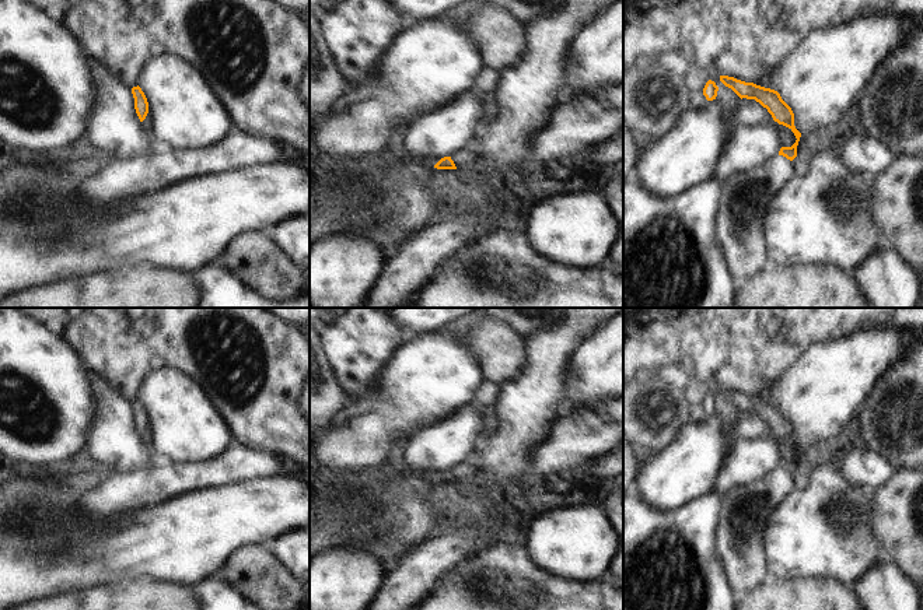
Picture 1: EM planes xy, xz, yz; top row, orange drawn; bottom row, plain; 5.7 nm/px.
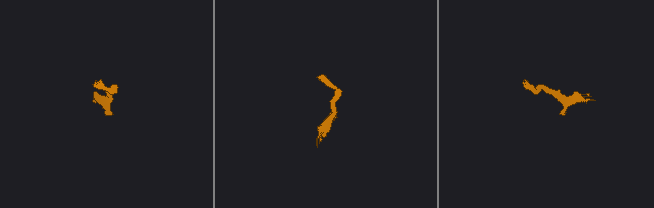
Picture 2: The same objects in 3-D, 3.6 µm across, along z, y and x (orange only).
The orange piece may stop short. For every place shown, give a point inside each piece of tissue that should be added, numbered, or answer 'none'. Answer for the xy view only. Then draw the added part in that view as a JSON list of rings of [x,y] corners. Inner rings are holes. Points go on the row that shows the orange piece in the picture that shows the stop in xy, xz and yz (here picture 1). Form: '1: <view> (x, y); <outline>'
none

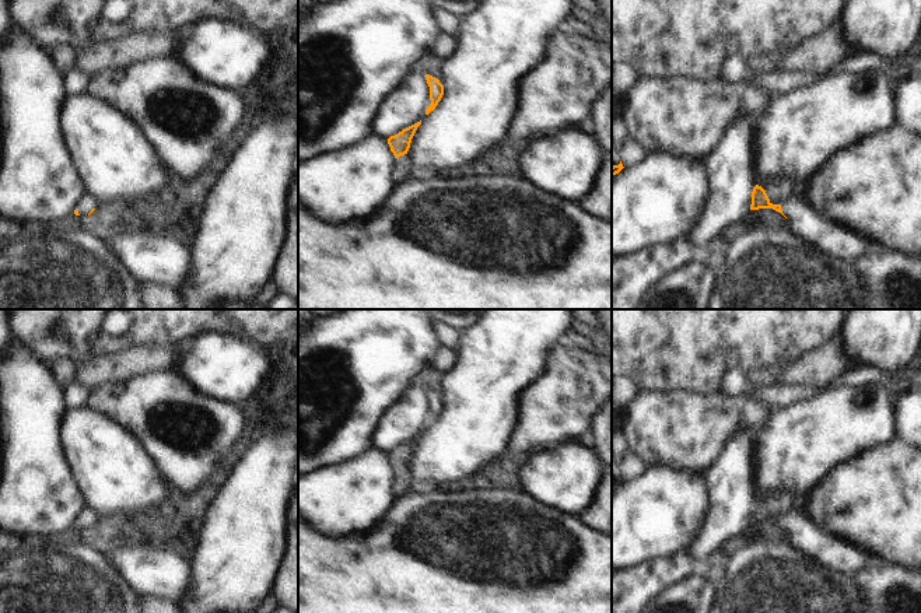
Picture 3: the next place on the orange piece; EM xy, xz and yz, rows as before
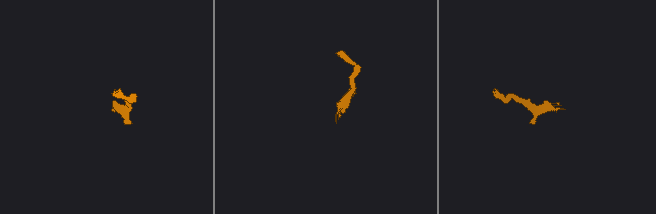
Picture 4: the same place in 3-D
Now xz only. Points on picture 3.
1: xz (403, 171); [[[405,154],[396,158],[396,183],[400,185],[414,175],[410,167],[410,155]]]

